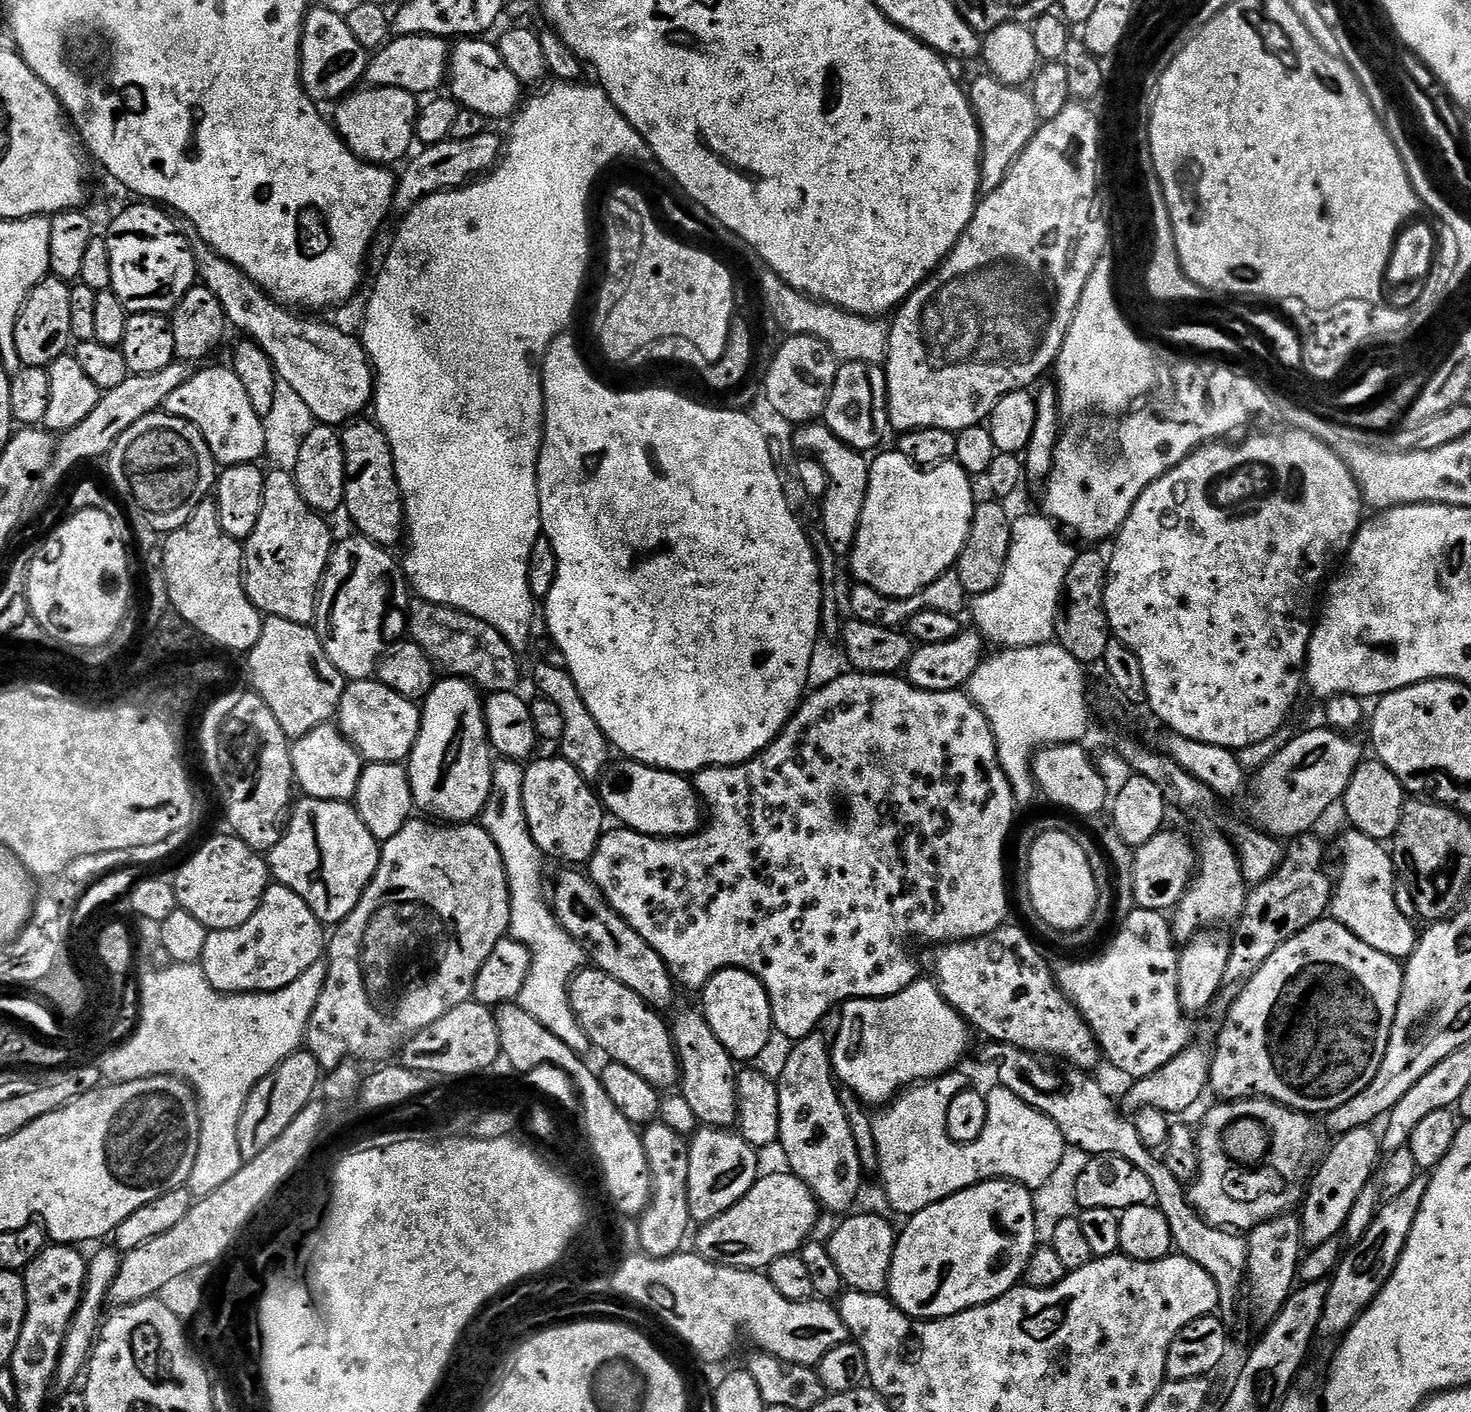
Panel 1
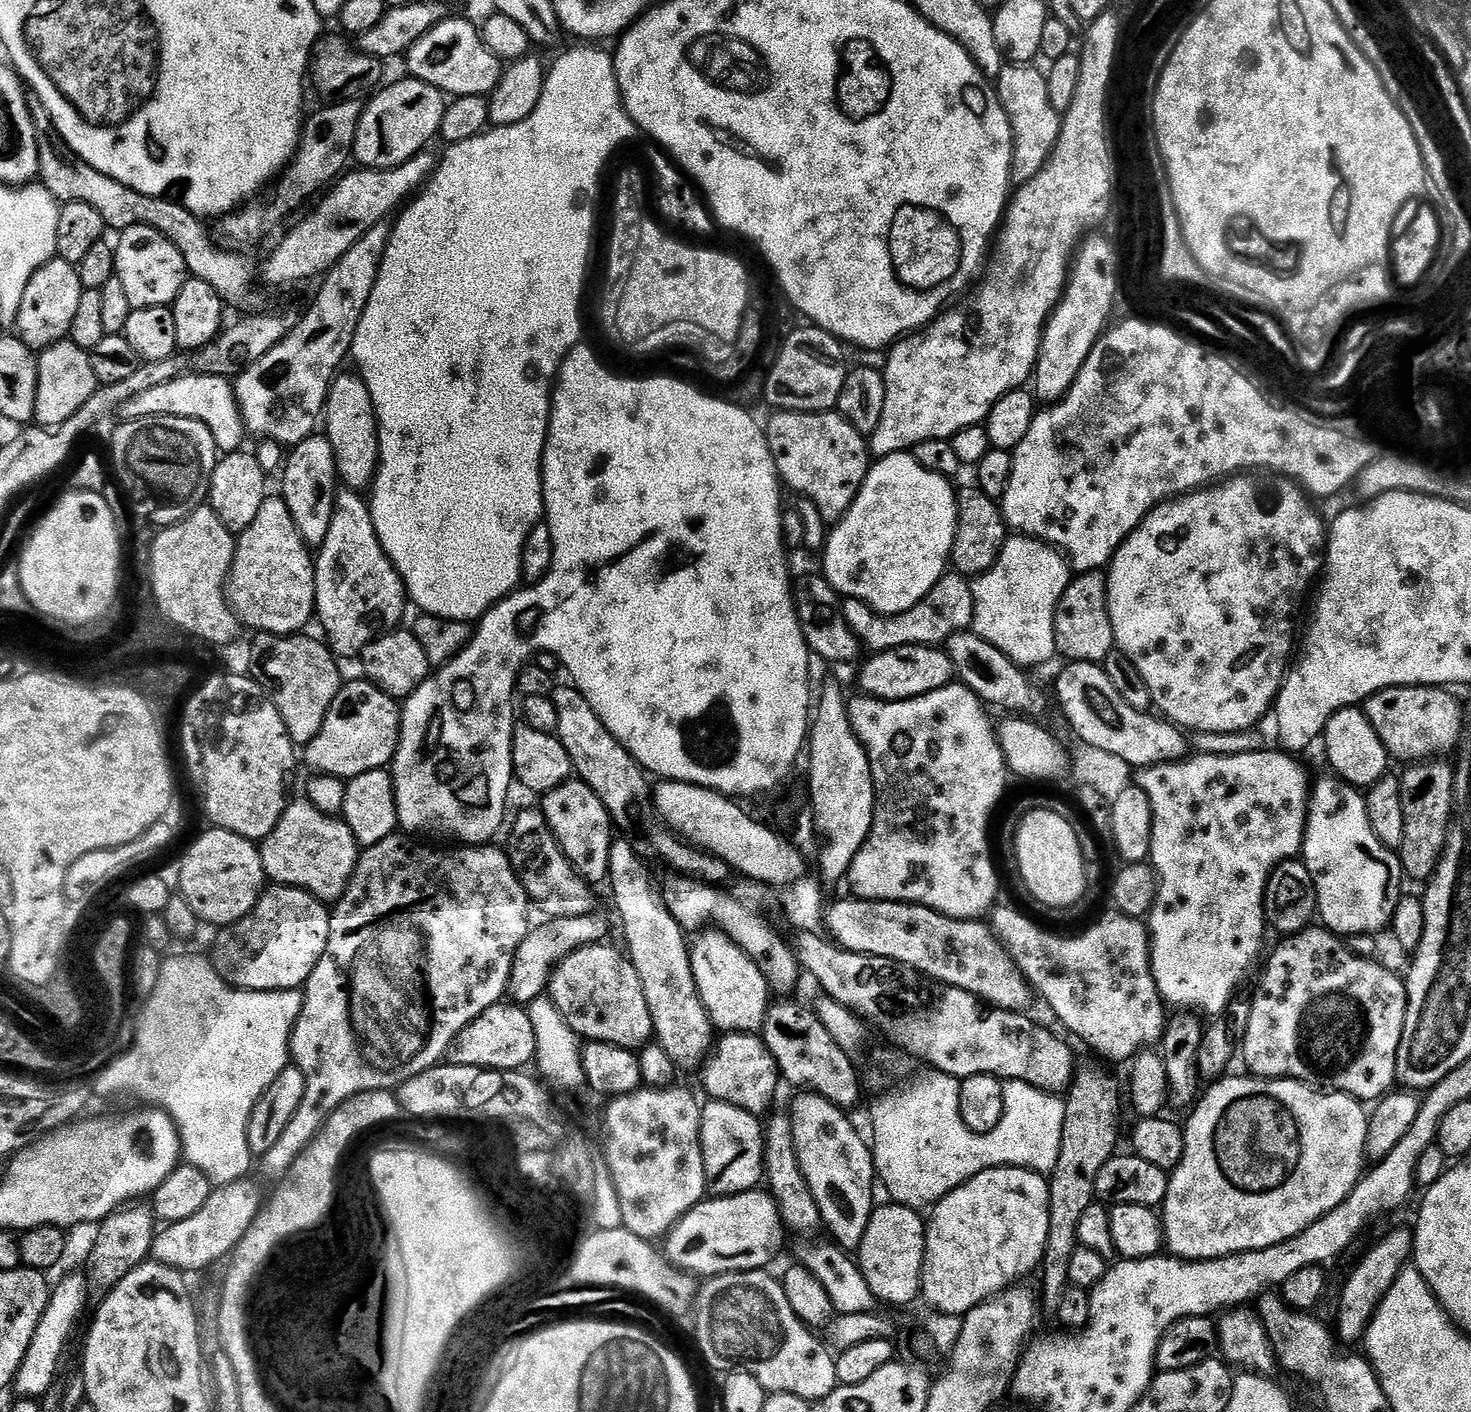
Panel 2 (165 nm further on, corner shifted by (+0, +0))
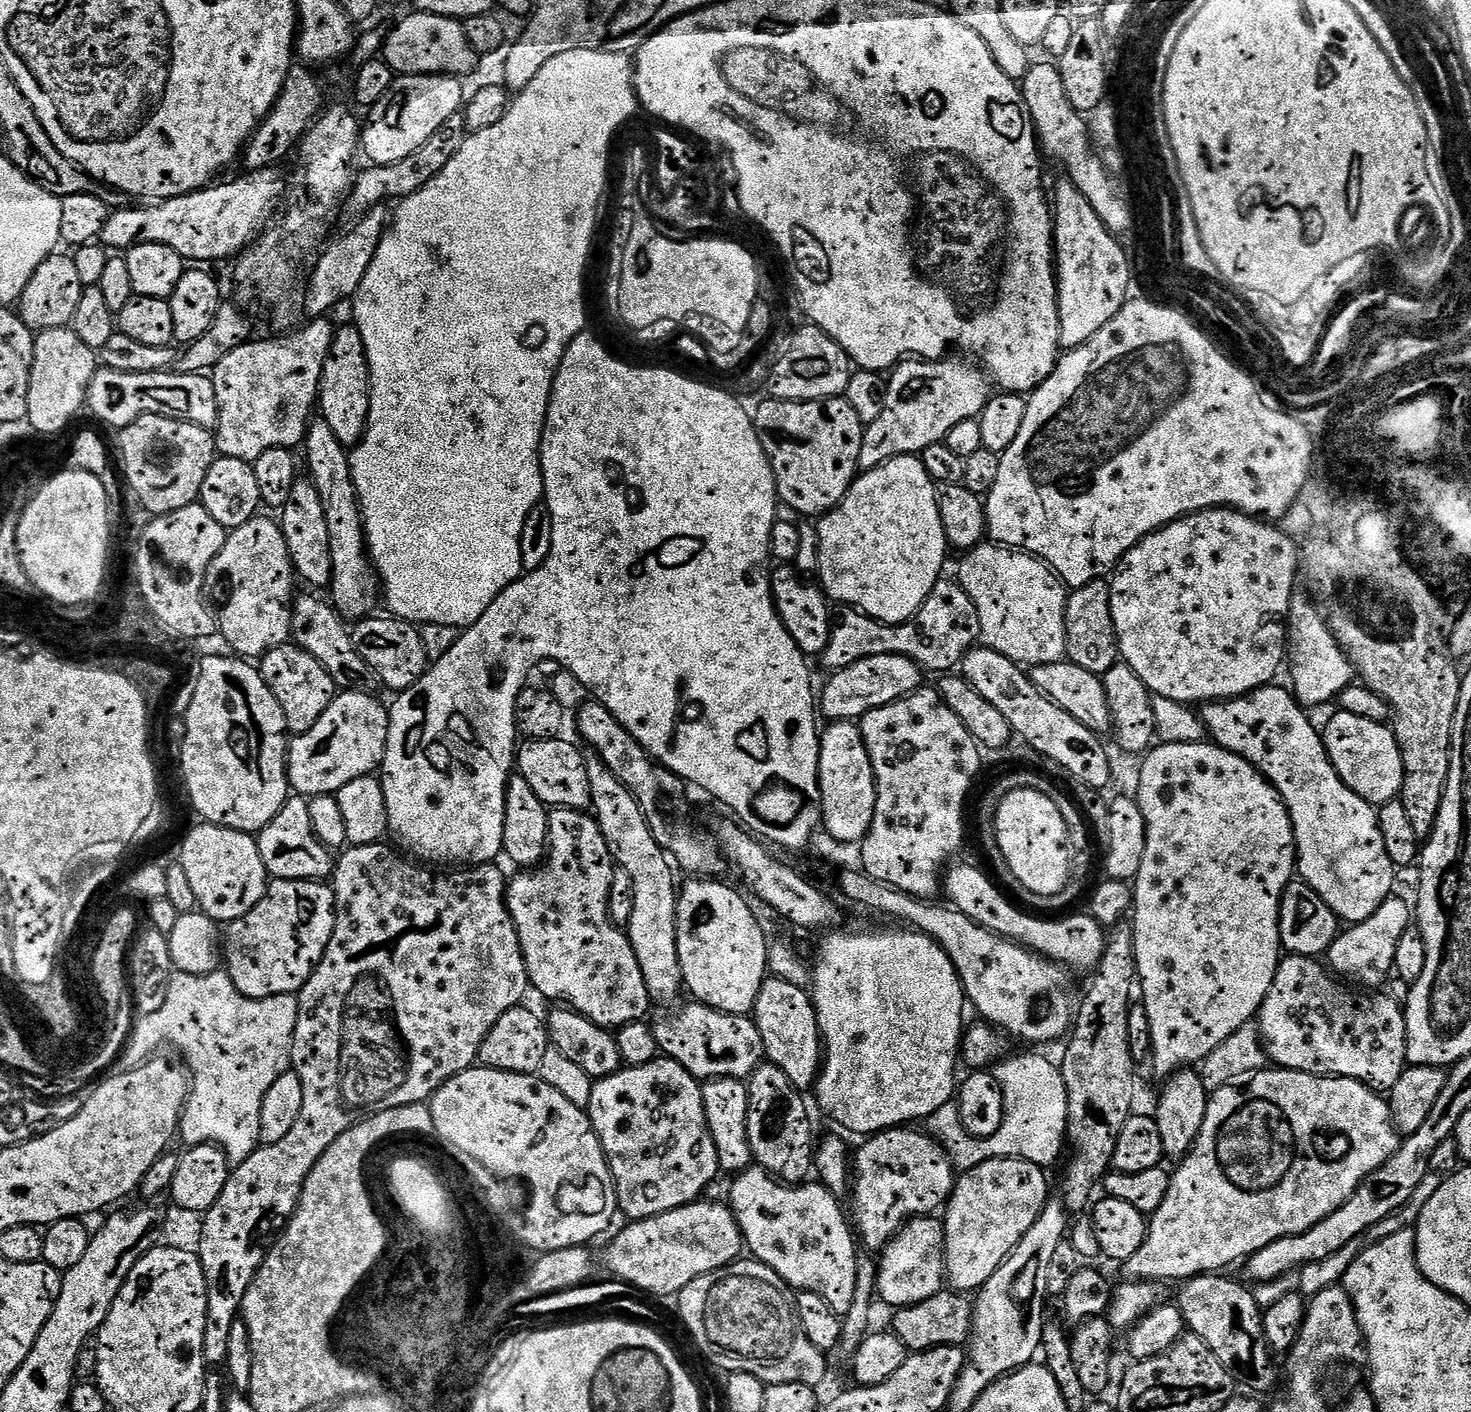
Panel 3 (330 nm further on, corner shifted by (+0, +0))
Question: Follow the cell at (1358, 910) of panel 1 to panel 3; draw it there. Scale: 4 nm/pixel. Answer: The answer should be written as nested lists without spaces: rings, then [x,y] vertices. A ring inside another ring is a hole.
[[[1276,687],[1260,688],[1257,692],[1231,700],[1205,703],[1202,719],[1207,735],[1211,743],[1250,762],[1276,787],[1276,792],[1284,800],[1292,819],[1299,879],[1310,885],[1341,921],[1349,925],[1357,924],[1370,918],[1370,914],[1382,906],[1386,897],[1393,895],[1392,883],[1396,880],[1398,869],[1392,863],[1390,854],[1386,854],[1386,842],[1382,842],[1377,809],[1345,786],[1330,762],[1328,751],[1324,749],[1323,735],[1308,717],[1311,715],[1287,687]]]

